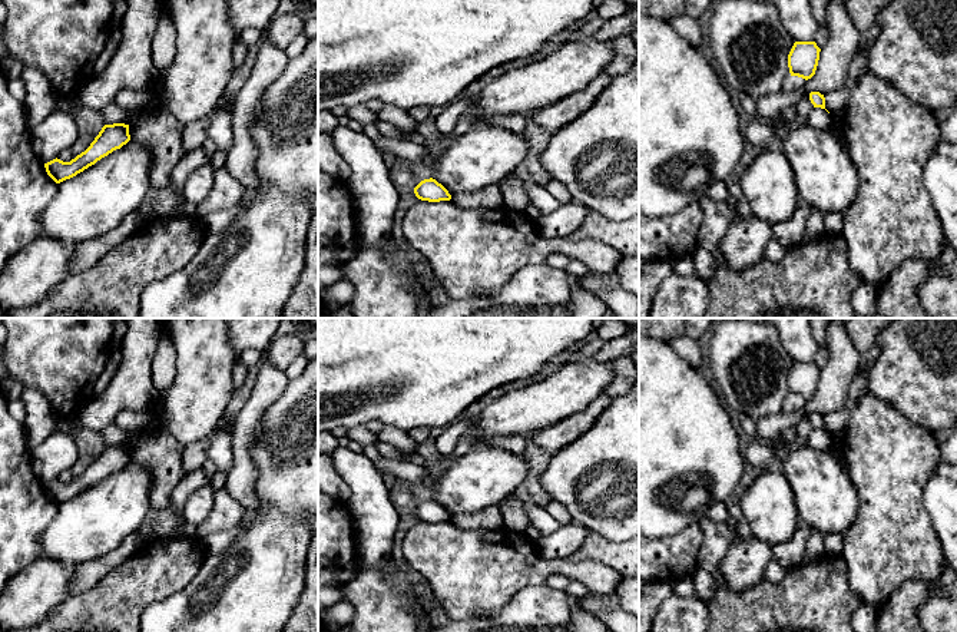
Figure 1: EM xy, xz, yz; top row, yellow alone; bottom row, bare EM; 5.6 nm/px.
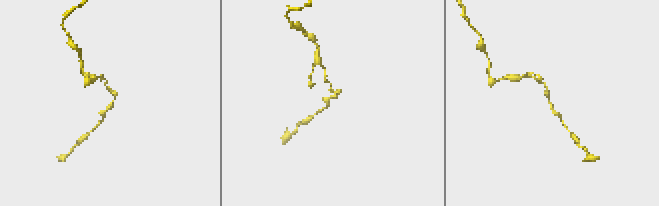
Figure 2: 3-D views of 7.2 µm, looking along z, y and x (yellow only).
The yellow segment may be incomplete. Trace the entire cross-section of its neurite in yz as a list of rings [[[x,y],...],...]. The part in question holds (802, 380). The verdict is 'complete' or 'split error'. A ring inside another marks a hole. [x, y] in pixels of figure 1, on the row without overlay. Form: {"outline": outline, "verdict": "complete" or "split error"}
{"outline": [[[795,363],[788,375],[788,388],[791,397],[805,401],[815,396],[821,370],[815,363]]], "verdict": "complete"}

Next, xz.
{"outline": [[[433,499],[421,502],[414,509],[414,514],[418,520],[428,523],[440,523],[451,520],[448,512]]], "verdict": "complete"}

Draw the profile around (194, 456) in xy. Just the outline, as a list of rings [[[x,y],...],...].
[[[212,433],[208,437],[183,447],[182,467],[185,473],[192,473],[198,469],[202,469],[203,463],[208,460],[206,449],[208,449],[208,439],[211,436]]]

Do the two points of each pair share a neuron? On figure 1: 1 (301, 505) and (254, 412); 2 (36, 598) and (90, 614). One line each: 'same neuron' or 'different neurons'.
1: different neurons
2: different neurons

